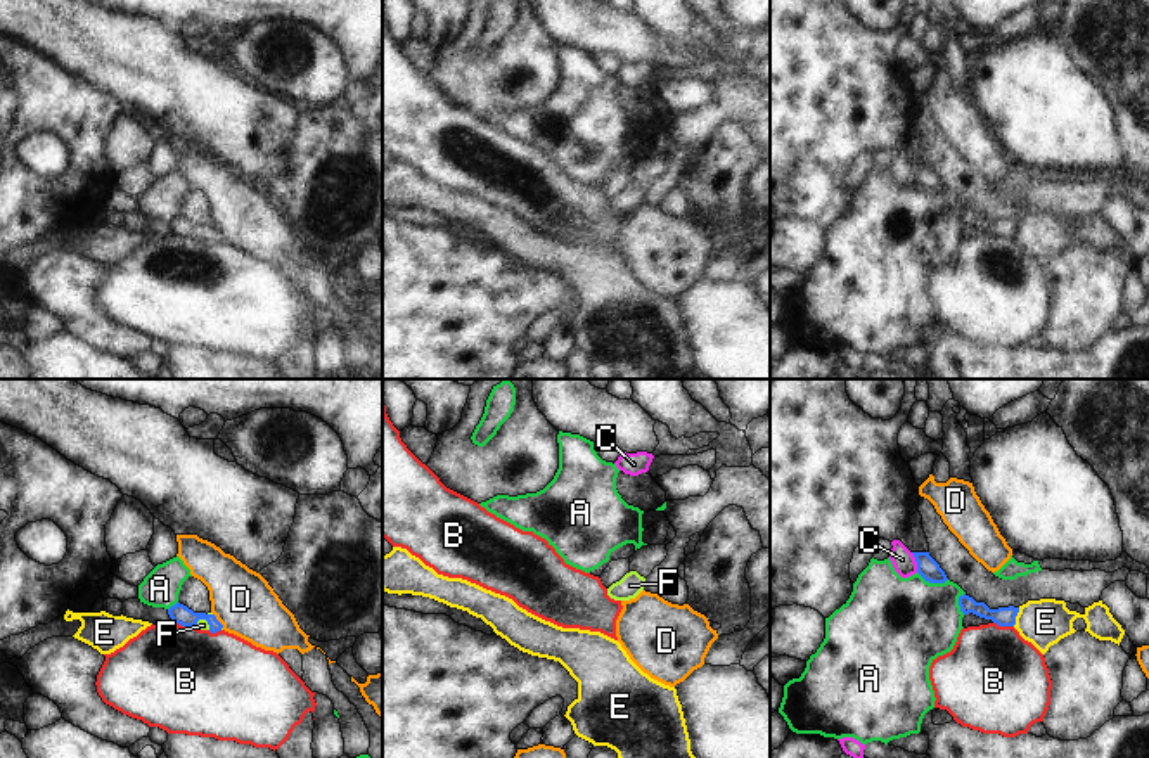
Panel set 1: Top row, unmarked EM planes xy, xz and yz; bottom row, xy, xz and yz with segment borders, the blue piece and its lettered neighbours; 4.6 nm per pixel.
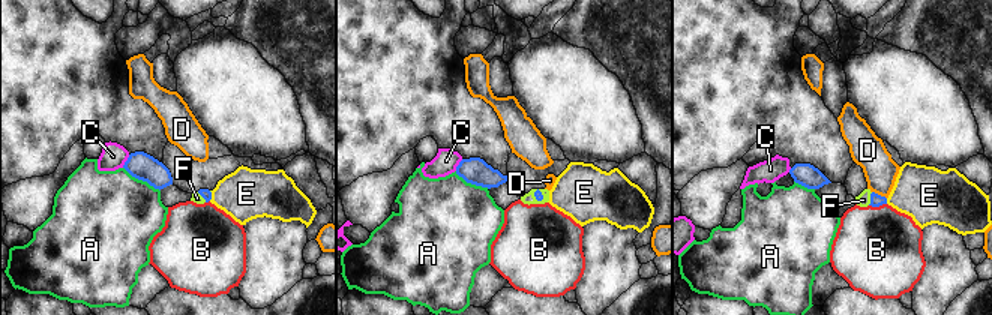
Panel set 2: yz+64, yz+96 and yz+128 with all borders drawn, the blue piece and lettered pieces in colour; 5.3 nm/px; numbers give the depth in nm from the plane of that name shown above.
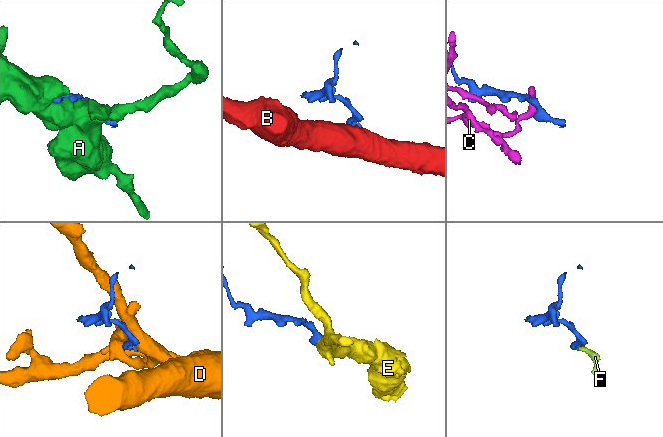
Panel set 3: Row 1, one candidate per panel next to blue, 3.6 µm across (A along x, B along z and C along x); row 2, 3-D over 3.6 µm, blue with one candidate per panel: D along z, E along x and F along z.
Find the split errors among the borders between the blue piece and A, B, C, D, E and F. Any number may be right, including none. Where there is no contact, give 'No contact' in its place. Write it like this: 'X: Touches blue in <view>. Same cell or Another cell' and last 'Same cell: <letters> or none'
A: Touches blue in yz. Another cell
B: Touches blue in xy. Another cell
C: Touches blue in yz. Another cell
D: Touches blue in xy. Another cell
E: Touches blue in yz. Another cell
F: Touches blue in xy. Same cell
Same cell: F

